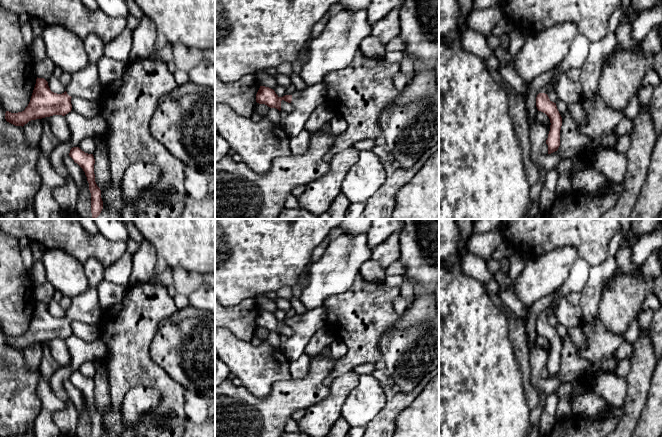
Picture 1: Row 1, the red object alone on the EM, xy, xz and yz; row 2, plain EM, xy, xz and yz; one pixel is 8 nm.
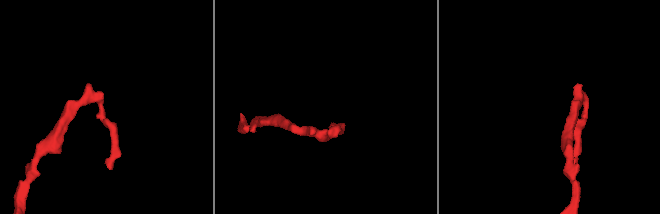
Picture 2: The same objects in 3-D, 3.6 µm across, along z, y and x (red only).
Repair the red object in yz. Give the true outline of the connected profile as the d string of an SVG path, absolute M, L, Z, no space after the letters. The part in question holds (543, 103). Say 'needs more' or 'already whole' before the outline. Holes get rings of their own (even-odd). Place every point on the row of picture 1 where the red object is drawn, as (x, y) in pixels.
needs more; M577 34L571 44L570 51L564 60L558 65L550 82L543 86L536 97L538 111L545 113L550 119L550 131L546 144L548 154L558 150L560 146L560 130L562 117L557 109L556 103L552 102L548 93L553 90L557 97L568 106L579 101L581 98L581 86L579 83L571 82L566 72L572 67L581 67L585 63L590 50L590 42L581 34Z

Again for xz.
needs more; M320 82L307 86L303 91L295 91L292 95L279 97L269 87L260 86L256 94L256 102L265 104L270 108L281 111L281 101L284 100L293 105L293 111L281 119L280 124L290 137L295 137L304 130L313 111L323 103L327 102L327 84Z

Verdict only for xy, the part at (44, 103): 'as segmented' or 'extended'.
extended

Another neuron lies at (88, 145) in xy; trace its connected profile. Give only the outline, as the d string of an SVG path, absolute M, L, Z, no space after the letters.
M86 137L84 138L79 146L78 146L82 151L88 154L93 154L95 149L96 149L96 143L94 140L94 137Z

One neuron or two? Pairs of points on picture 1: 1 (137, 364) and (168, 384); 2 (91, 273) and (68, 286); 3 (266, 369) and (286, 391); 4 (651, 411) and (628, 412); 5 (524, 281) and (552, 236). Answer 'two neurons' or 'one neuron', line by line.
1: one neuron
2: two neurons
3: two neurons
4: two neurons
5: two neurons

